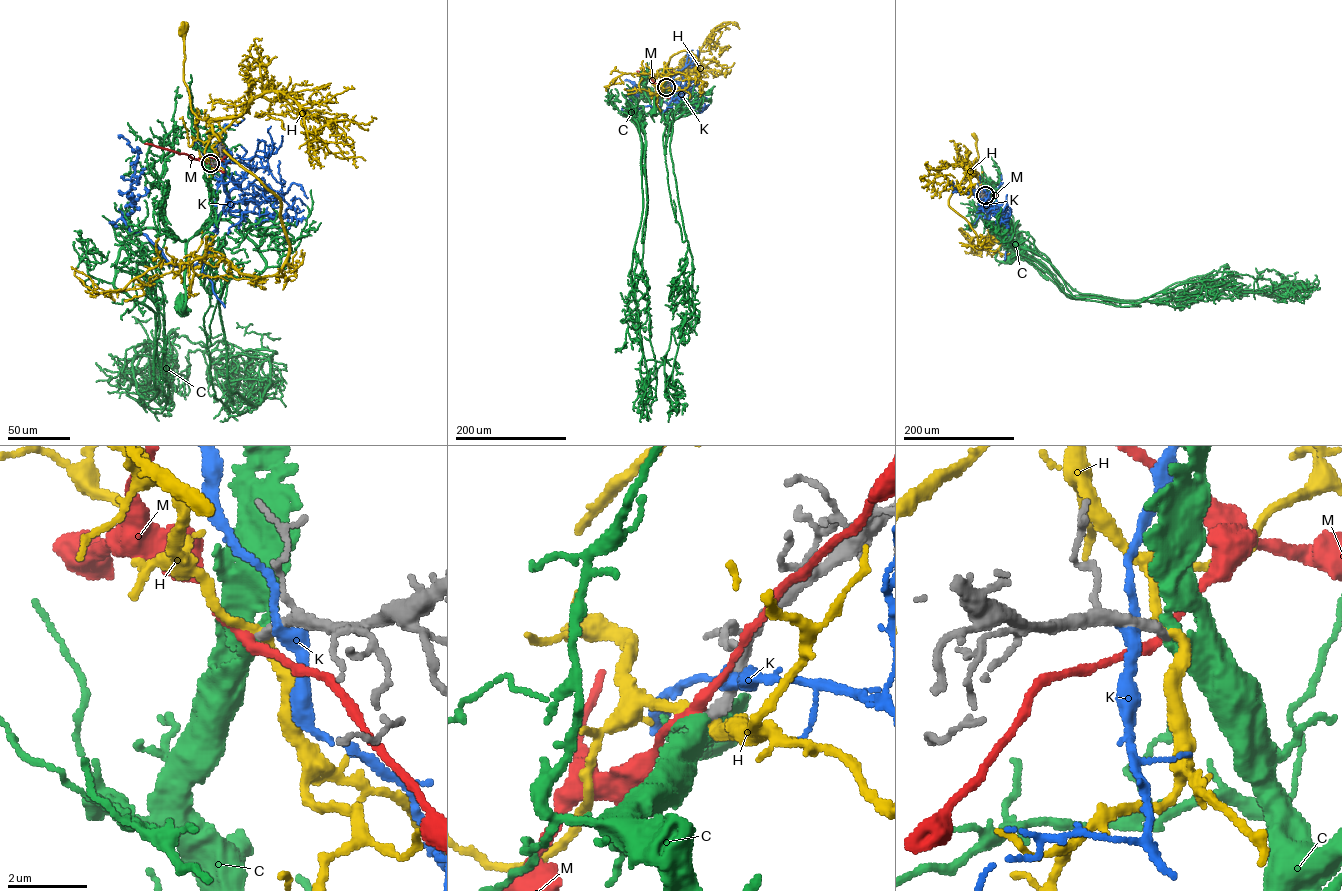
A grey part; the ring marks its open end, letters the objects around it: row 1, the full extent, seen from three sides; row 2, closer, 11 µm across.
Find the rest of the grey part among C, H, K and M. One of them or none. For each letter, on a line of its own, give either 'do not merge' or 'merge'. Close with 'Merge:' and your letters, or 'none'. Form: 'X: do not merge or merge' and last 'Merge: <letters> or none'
C: merge
H: do not merge
K: do not merge
M: do not merge
Merge: C

